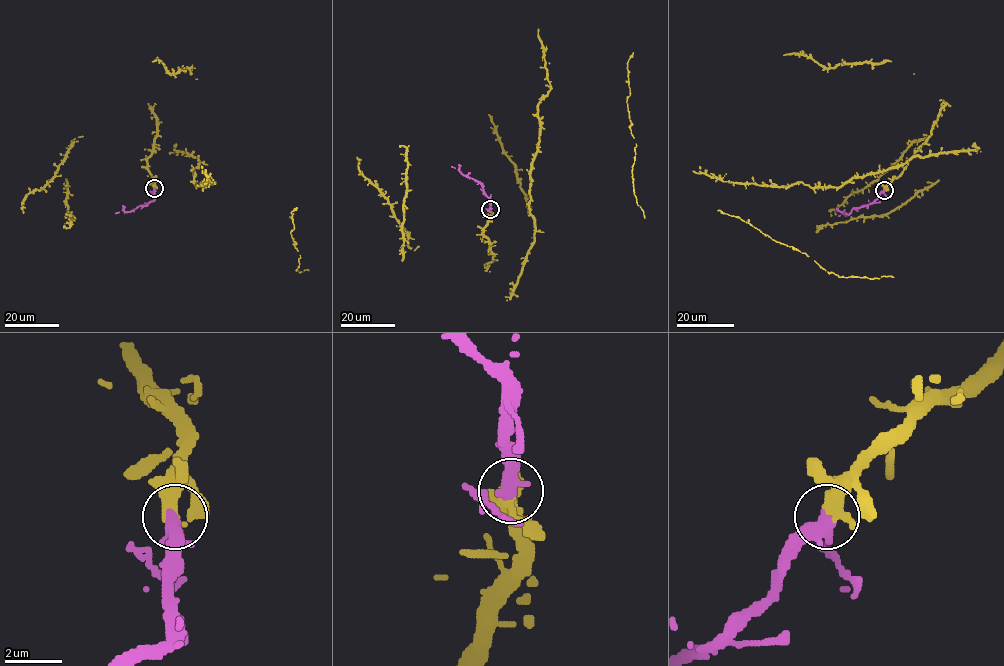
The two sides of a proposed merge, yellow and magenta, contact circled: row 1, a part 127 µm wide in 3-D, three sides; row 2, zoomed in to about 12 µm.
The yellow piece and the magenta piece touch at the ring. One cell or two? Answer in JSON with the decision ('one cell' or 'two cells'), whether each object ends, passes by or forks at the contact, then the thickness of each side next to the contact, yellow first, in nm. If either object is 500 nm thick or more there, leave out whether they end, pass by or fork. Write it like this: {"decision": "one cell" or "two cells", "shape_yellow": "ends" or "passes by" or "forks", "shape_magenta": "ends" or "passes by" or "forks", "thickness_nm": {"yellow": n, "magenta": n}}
{"decision": "one cell", "shape_yellow": "passes by", "shape_magenta": "forks", "thickness_nm": {"yellow": 400, "magenta": 300}}

